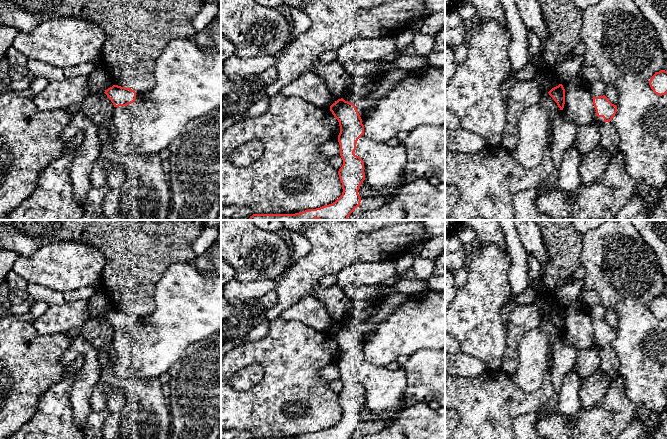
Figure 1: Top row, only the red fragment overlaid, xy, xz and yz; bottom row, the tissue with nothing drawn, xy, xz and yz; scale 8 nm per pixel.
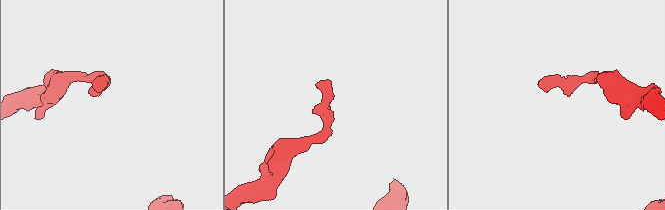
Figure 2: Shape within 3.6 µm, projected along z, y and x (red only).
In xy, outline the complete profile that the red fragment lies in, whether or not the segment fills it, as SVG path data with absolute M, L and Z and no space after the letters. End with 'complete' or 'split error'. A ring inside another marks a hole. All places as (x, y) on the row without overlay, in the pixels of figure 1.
M113 309L104 316L114 331L126 330L136 323L136 316L130 312Z | complete

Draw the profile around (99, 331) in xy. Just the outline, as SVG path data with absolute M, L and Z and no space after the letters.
M105 317L90 318L82 327L82 332L98 351L101 371L109 363L106 347L112 342L114 329Z

